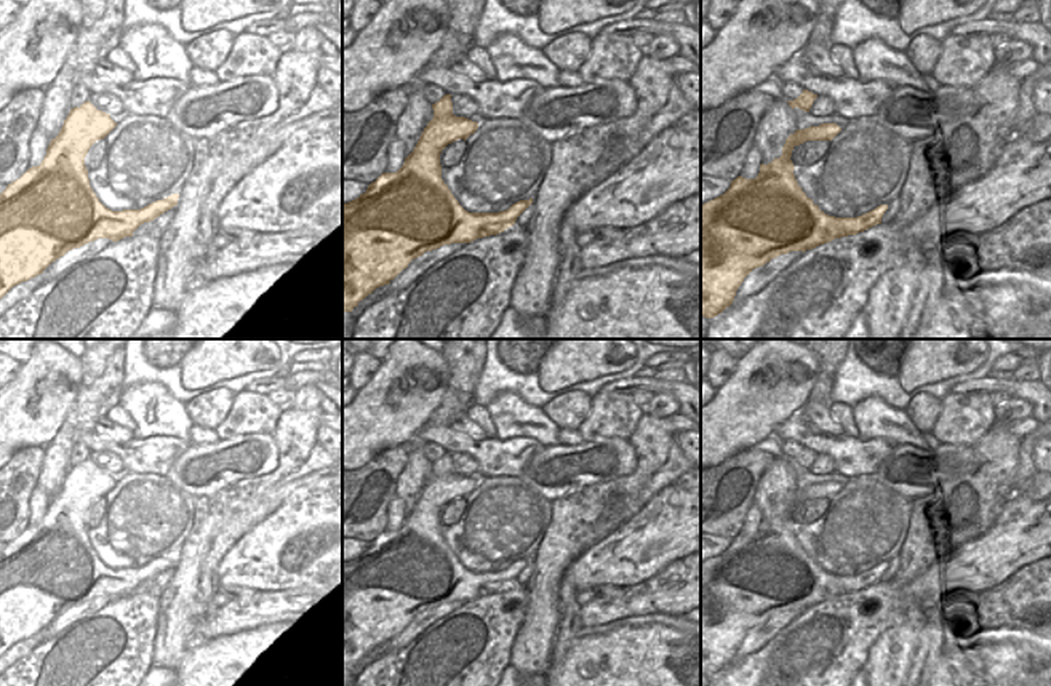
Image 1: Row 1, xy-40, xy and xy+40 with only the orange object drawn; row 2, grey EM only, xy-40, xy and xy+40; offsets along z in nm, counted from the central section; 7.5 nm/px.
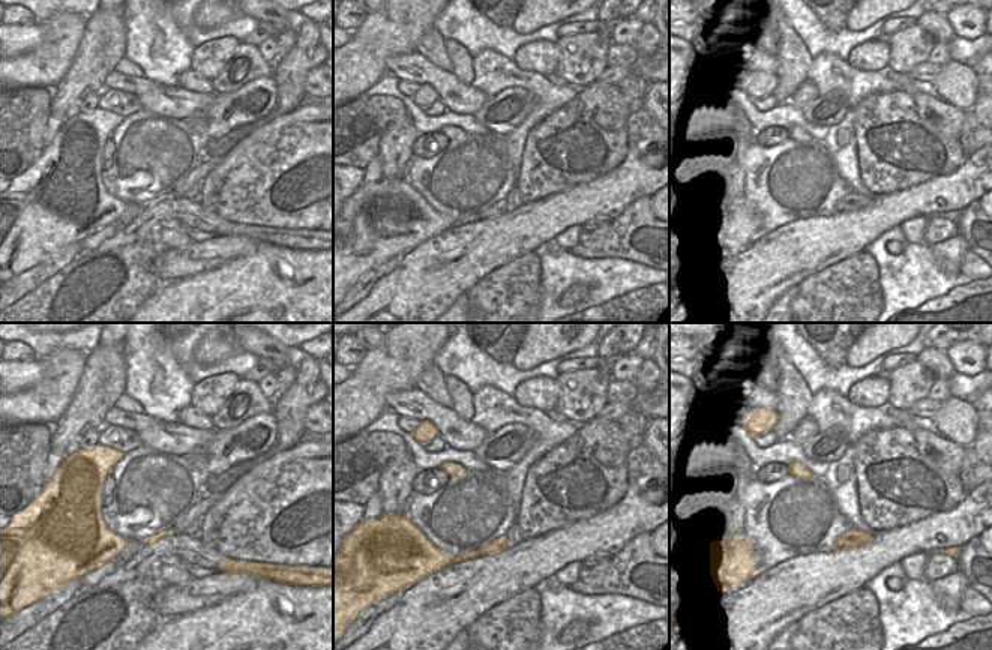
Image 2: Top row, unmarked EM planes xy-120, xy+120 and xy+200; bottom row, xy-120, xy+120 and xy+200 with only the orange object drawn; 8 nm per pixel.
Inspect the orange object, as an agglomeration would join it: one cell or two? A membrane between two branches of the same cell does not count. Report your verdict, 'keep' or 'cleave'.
keep

